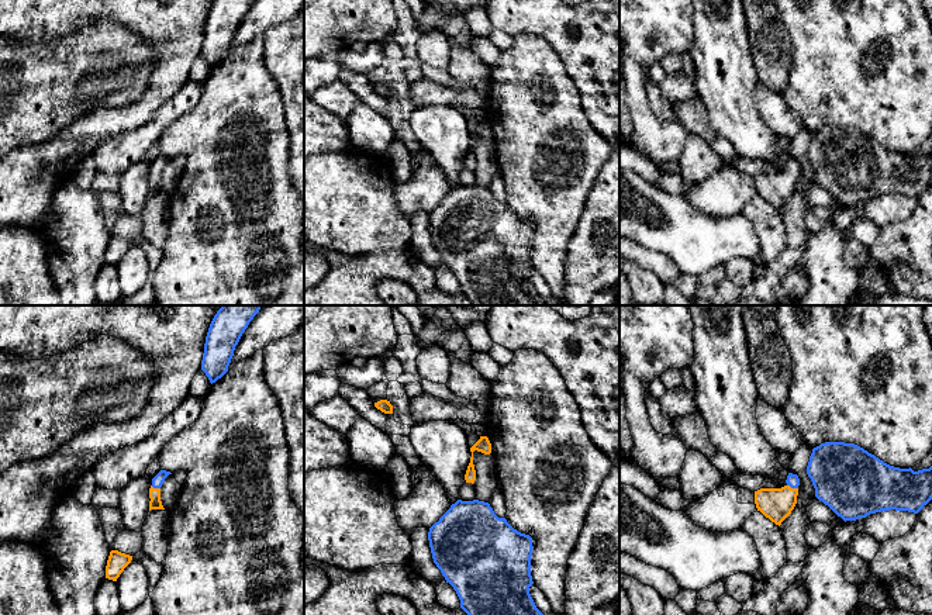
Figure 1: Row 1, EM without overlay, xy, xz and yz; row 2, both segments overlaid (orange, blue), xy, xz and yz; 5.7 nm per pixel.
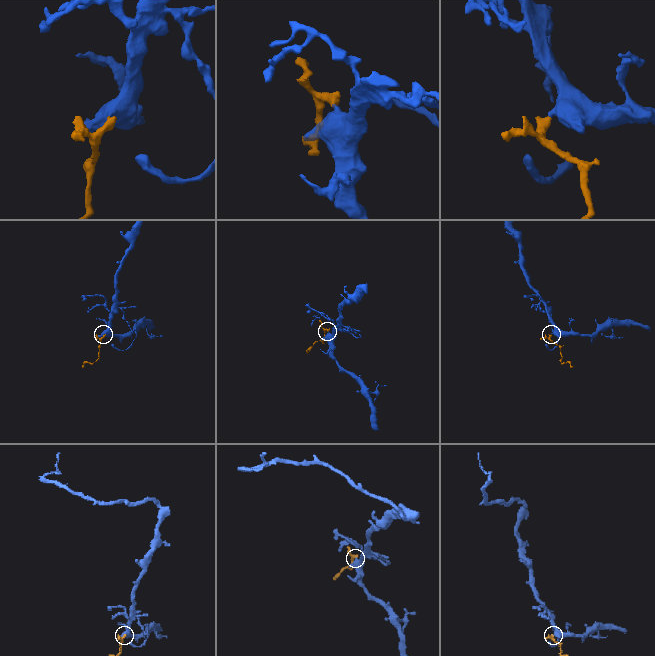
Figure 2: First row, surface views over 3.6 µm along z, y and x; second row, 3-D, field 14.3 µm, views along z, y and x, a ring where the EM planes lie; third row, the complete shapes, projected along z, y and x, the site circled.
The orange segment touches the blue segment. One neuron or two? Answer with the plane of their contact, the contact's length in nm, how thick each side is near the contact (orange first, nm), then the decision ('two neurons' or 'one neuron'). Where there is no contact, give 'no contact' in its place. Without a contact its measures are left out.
contact in yz; length 70 nm; calibres 190 and 70 nm; one neuron

